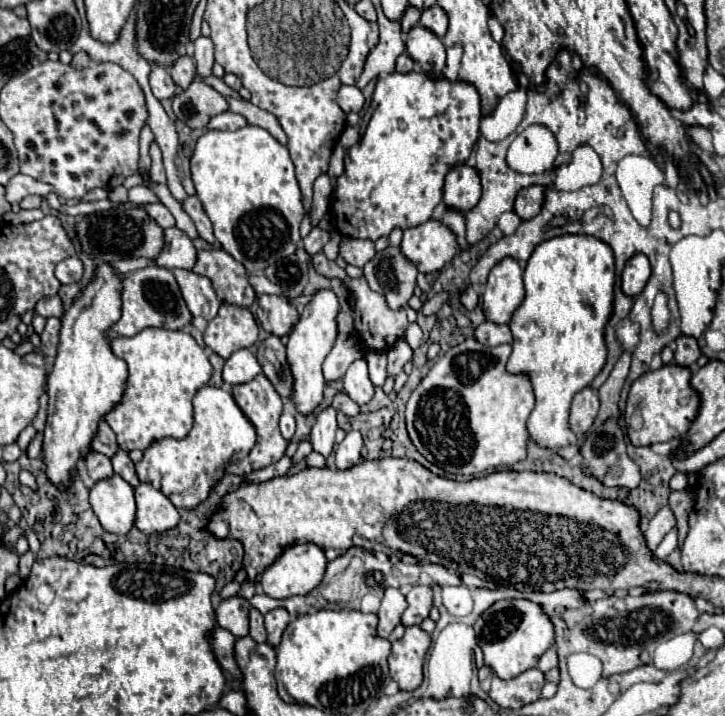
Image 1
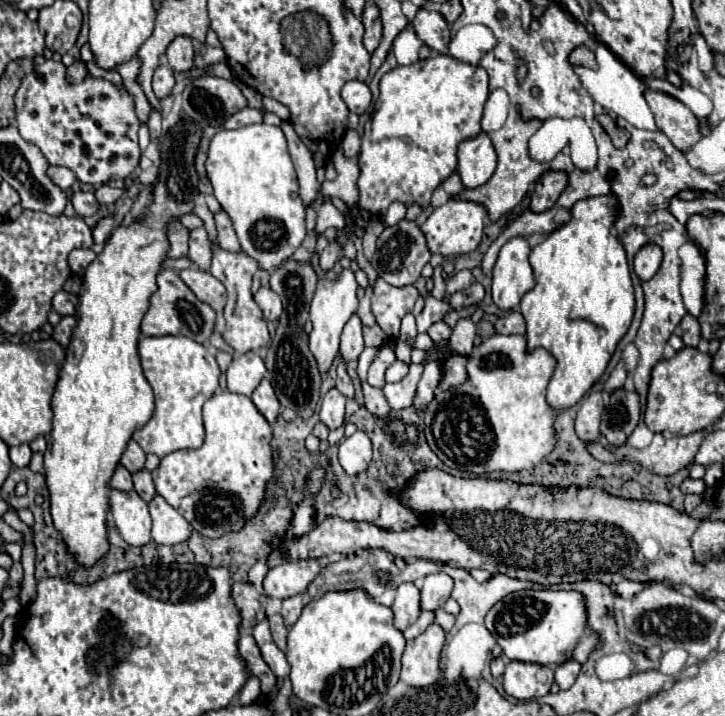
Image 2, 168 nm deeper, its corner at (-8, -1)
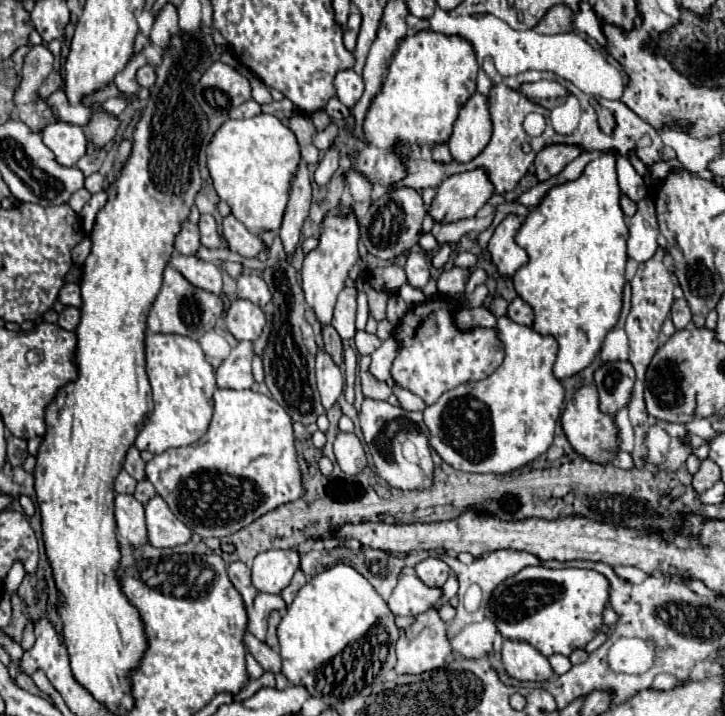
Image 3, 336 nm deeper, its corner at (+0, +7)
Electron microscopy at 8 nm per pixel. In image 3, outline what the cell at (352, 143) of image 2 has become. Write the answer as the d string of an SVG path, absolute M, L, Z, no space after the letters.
M332 145L332 147L326 151L324 159L318 163L318 169L316 169L316 173L314 173L314 181L316 181L318 185L326 185L326 183L328 183L328 179L332 177L332 173L338 169L338 159L340 159L340 151Z

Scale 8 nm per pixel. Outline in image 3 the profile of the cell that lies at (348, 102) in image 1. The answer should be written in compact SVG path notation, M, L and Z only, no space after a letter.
M352 69L340 71L334 79L334 87L336 87L336 95L338 99L346 105L346 107L354 107L354 103L362 97L364 91L364 81L360 75L356 75Z

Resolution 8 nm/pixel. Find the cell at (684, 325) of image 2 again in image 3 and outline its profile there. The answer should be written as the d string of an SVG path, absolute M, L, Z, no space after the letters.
M676 299L674 301L672 311L670 311L670 319L672 319L676 329L686 329L690 325L692 315L690 315L690 307L688 307L686 299Z

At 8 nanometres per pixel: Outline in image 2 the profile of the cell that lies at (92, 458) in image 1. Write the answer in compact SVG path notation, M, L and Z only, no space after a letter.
M120 465L120 467L116 469L112 481L110 481L110 487L112 487L112 489L118 489L118 491L132 491L132 489L134 489L134 485L132 485L132 475Z

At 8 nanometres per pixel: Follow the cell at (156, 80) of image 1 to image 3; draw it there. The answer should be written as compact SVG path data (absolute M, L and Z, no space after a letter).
M144 65L142 69L138 69L136 79L138 79L140 87L152 87L152 85L154 85L154 79L156 79L156 67Z

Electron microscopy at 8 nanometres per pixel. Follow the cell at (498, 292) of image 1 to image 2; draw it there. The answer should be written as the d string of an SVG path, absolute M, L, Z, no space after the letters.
M512 237L500 249L492 281L492 297L500 309L518 309L522 295L534 287L528 253L530 245L524 237Z

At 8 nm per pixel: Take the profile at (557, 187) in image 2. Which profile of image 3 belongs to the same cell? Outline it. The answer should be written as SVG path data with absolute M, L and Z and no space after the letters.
M550 145L550 147L542 149L534 161L538 181L546 181L552 175L558 175L580 153L582 153L582 149L574 147L574 145Z

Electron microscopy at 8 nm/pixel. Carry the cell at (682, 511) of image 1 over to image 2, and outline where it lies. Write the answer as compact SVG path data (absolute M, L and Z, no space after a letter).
M686 479L682 485L680 485L680 489L688 495L688 493L696 493L696 495L702 495L704 493L704 489L706 489L706 485L704 485L704 479Z

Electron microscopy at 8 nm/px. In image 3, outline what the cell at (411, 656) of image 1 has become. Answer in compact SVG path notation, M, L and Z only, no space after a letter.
M430 609L430 611L422 613L422 615L418 615L416 621L410 627L400 631L400 639L396 643L398 663L396 663L394 671L398 675L404 675L404 673L420 675L420 673L426 673L426 671L442 667L450 653L452 653L452 647L450 647L450 643L446 639L446 623L438 617L436 609Z

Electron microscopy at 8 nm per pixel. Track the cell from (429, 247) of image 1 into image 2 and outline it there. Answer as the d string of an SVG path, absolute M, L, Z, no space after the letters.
M448 199L448 203L434 209L434 213L422 225L422 231L426 235L426 241L432 253L442 253L444 257L458 257L478 247L482 239L484 219L488 219L488 211L482 203L464 201L464 199Z

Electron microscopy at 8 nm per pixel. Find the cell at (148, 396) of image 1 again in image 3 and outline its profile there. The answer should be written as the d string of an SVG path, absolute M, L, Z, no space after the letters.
M146 335L146 373L152 385L154 411L136 437L140 451L164 453L170 447L196 443L208 429L212 417L212 393L216 391L214 369L206 361L198 341L184 335Z

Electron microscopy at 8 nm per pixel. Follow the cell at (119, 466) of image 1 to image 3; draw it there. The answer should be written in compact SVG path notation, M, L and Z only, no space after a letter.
M144 479L144 481L138 481L138 485L136 485L136 491L134 491L134 497L138 499L138 501L142 501L142 503L146 503L150 497L154 497L156 495L156 489L152 487L152 483L148 481L148 479Z

